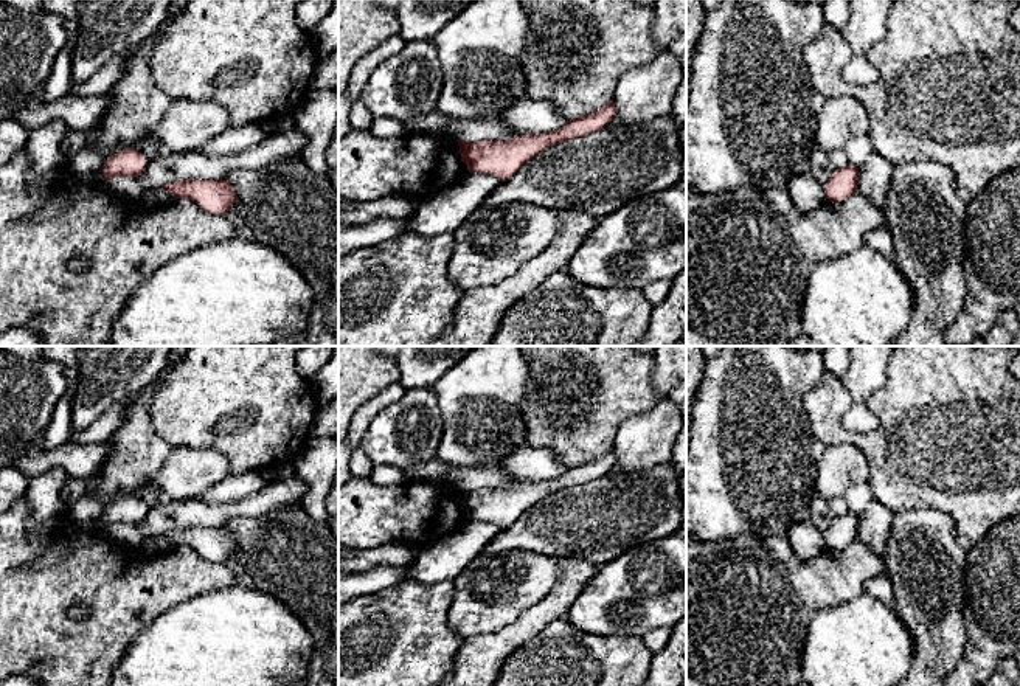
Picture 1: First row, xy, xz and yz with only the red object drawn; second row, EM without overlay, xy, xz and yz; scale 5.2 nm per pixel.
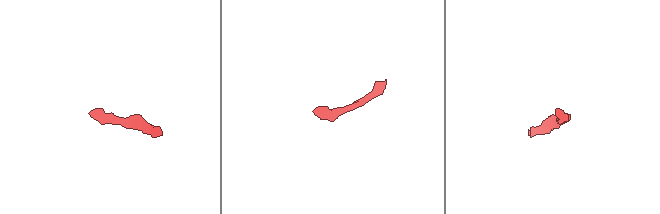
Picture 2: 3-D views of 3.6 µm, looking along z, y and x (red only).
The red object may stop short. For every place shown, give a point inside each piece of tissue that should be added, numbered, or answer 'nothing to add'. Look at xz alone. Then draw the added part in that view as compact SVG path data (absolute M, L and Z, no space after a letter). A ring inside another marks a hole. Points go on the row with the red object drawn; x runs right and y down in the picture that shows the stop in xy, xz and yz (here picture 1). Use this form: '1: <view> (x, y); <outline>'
1: xz (600, 173); M671 115L640 123L615 118L596 133L540 152L509 180L501 182L483 206L520 202L557 211L579 210L601 219L633 199L677 186L680 174L680 126Z

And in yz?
1: yz (874, 176); M871 155L859 166L857 192L863 194L876 206L883 206L893 178L894 166L882 155Z

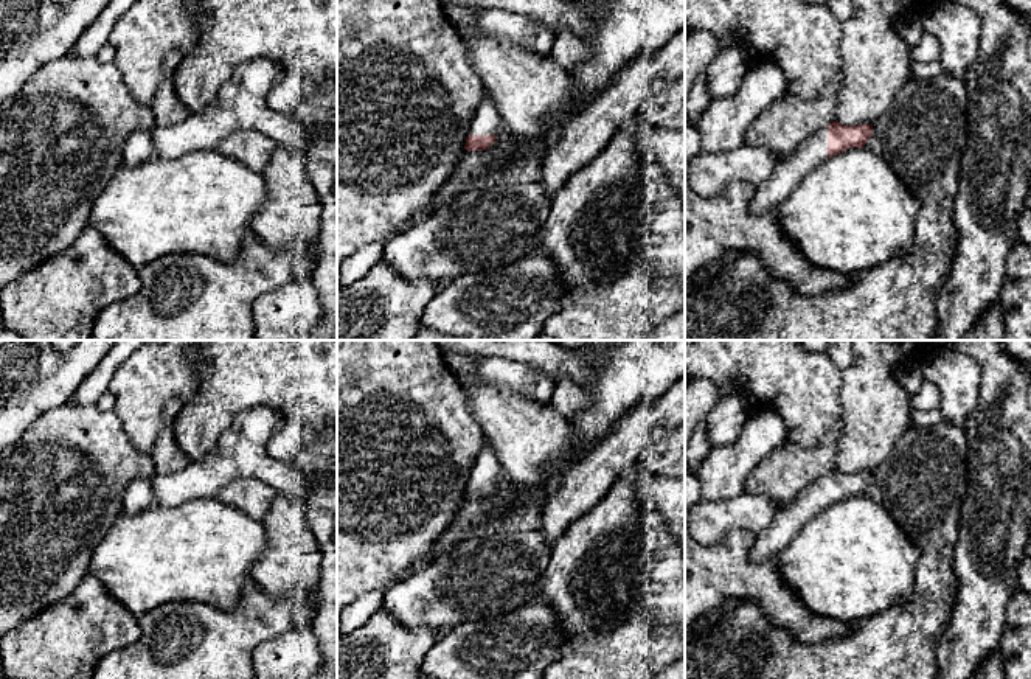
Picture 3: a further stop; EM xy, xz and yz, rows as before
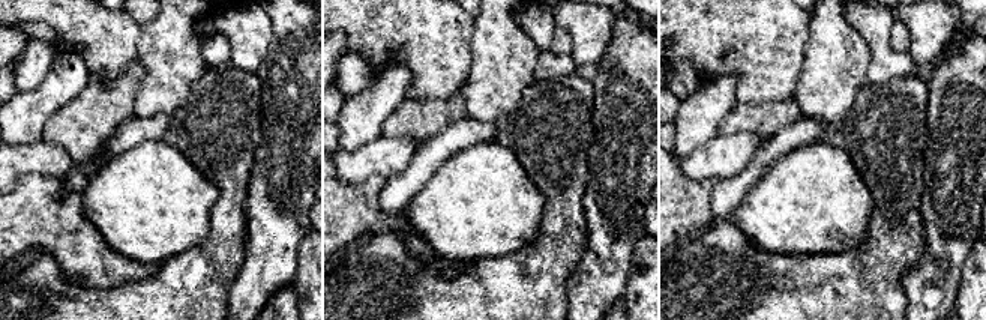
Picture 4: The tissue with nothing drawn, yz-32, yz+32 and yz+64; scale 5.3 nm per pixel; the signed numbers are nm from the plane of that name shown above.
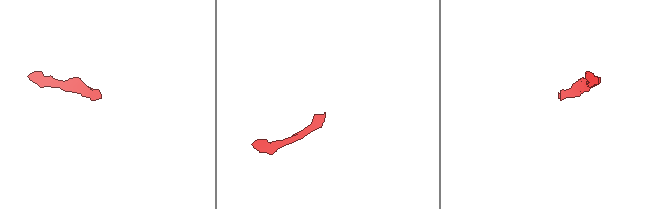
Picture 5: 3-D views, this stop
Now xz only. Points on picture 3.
1: xz (486, 121); M486 95L478 104L469 135L497 135L502 129L502 118L494 99Z

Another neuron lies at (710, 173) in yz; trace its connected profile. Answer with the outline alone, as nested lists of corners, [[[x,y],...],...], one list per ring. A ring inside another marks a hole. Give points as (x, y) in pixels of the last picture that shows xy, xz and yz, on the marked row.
[[[748,145],[722,154],[700,152],[689,160],[691,185],[700,196],[714,196],[733,182],[758,186],[776,165],[770,149]]]

